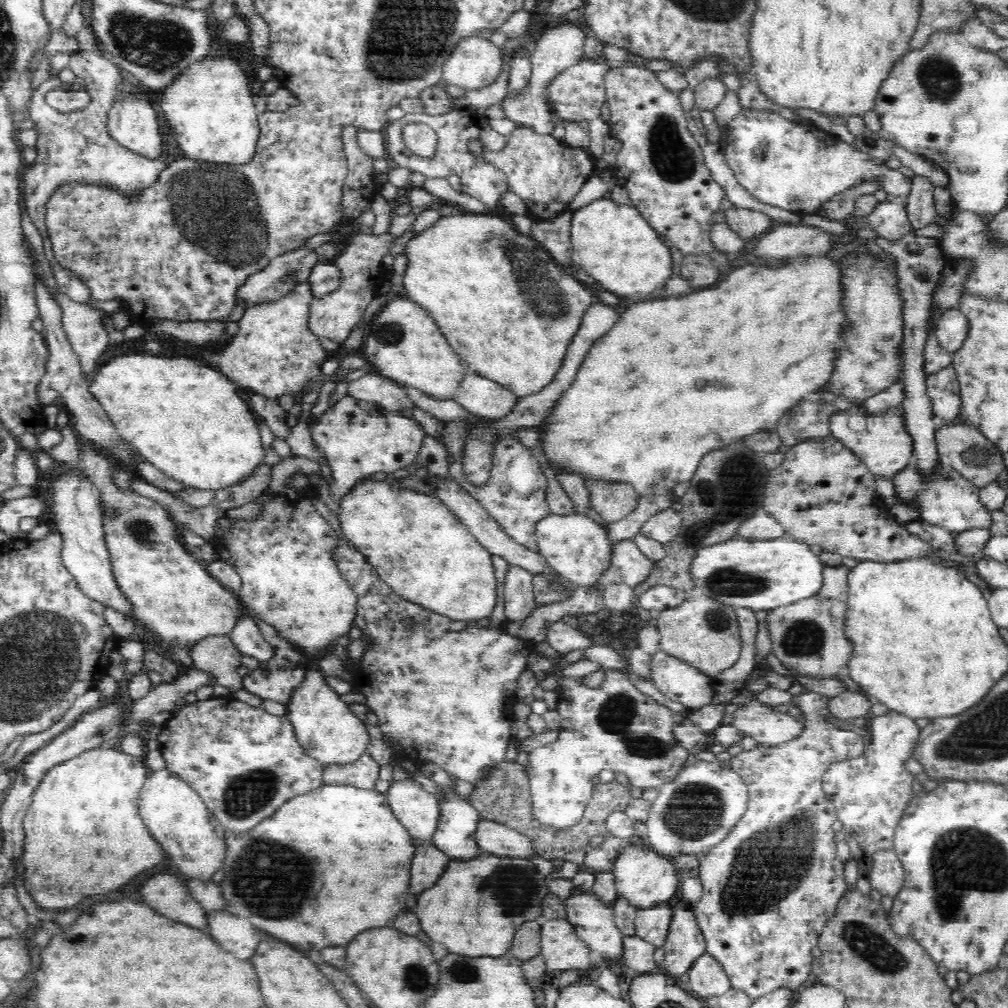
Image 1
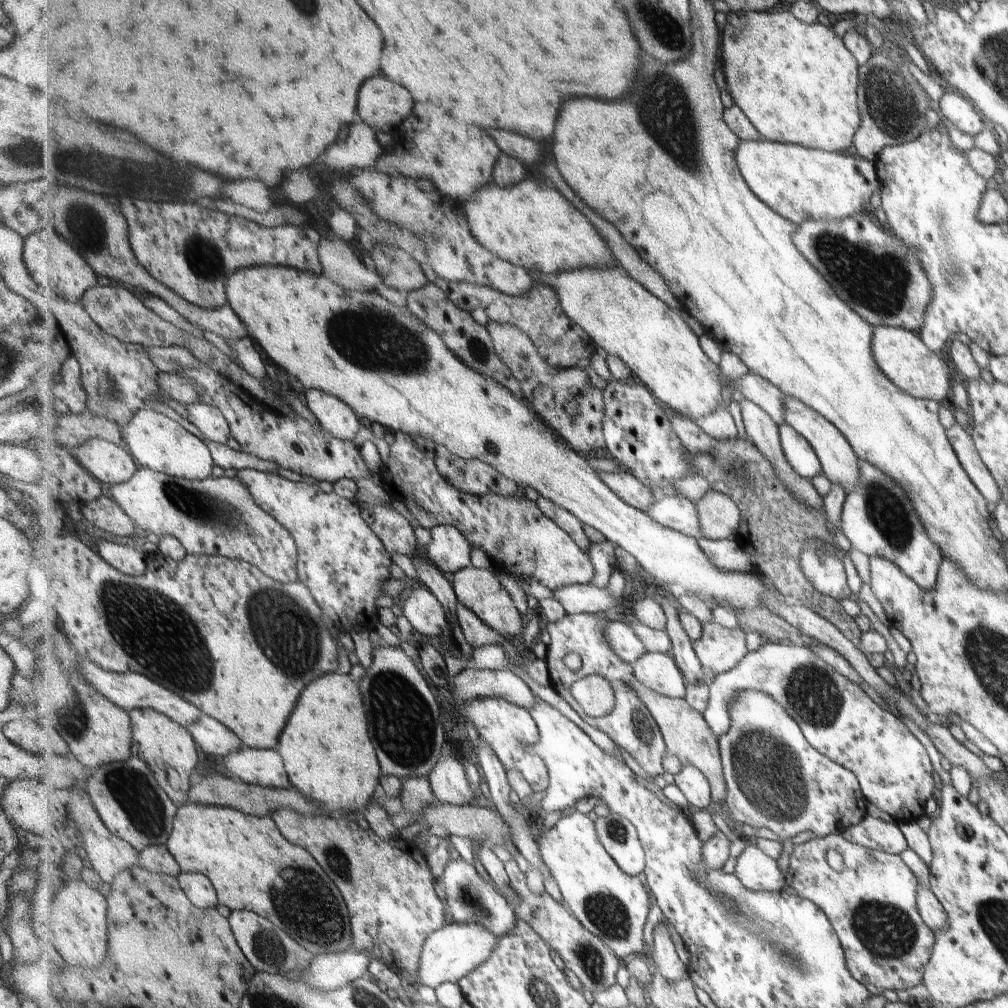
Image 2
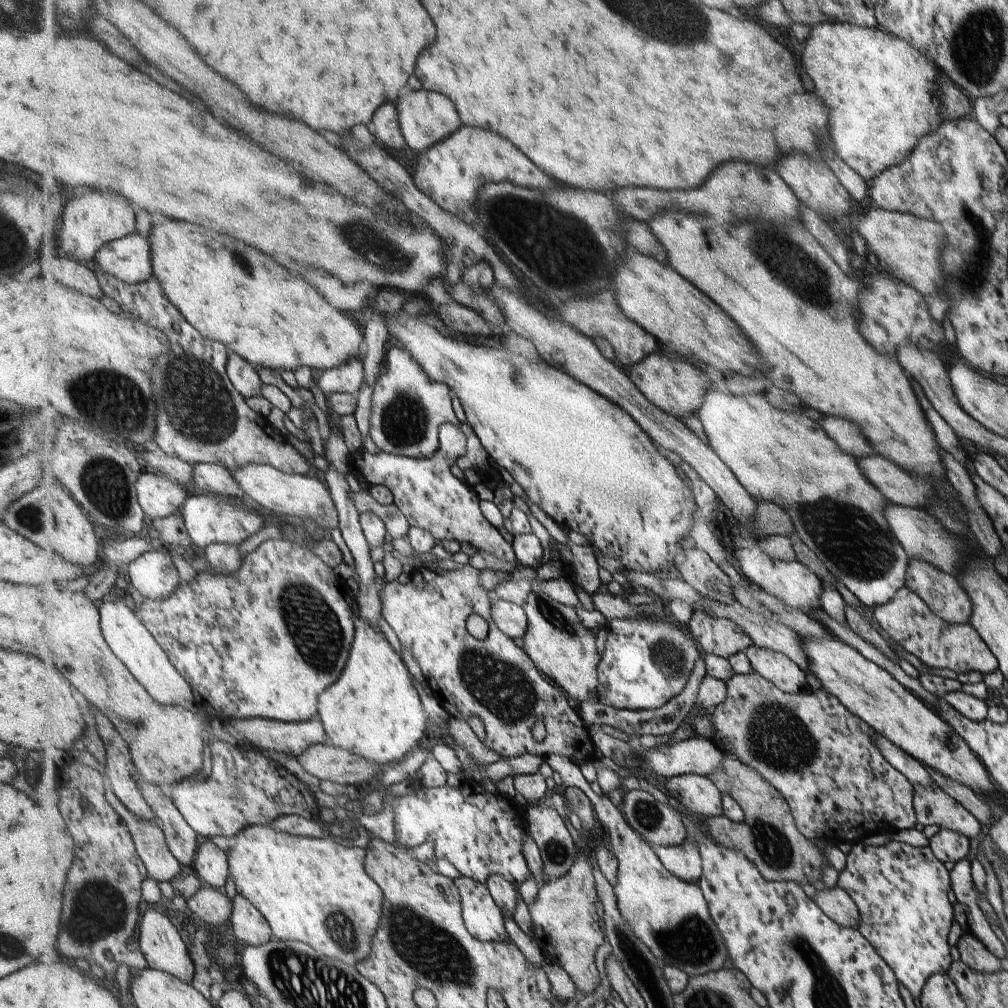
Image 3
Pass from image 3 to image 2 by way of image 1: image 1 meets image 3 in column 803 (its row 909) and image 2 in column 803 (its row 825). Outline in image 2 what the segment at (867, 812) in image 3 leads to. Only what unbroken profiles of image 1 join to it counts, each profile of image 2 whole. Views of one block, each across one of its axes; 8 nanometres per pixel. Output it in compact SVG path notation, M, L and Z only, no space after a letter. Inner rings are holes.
M745 690L731 702L729 714L731 729L719 736L718 741L727 780L726 806L731 819L752 827L767 828L783 842L788 842L803 832L813 832L821 838L841 833L859 824L868 815L868 800L858 776L811 746L799 722L771 694L761 690Z

